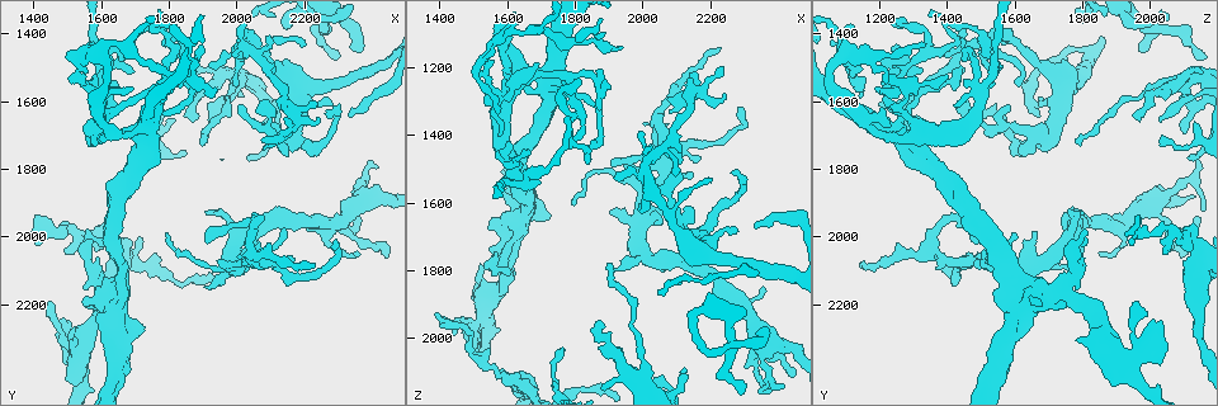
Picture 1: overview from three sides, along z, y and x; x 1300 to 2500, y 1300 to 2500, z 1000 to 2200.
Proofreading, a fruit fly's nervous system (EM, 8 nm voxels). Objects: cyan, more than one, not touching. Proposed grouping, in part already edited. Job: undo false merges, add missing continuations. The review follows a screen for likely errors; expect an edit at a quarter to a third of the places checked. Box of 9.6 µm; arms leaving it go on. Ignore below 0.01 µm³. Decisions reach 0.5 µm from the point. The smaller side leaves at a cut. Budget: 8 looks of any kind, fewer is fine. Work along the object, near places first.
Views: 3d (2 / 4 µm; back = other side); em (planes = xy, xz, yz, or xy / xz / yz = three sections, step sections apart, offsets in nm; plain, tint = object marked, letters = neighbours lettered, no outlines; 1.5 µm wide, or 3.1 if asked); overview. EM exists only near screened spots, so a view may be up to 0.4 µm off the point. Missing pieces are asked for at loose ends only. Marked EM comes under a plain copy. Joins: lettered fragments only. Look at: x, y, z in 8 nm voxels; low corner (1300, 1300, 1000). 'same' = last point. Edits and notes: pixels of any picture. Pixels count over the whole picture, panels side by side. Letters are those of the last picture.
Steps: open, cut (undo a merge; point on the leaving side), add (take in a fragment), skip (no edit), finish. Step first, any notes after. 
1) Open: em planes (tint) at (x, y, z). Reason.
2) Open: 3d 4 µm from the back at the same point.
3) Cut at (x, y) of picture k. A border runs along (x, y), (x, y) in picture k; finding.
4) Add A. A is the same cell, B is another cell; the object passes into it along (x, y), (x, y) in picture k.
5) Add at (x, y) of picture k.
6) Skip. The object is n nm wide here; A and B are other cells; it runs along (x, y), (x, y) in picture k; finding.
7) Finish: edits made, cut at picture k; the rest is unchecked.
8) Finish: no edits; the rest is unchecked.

Open: 3d 2 µm at (2270, 1380, 2000).

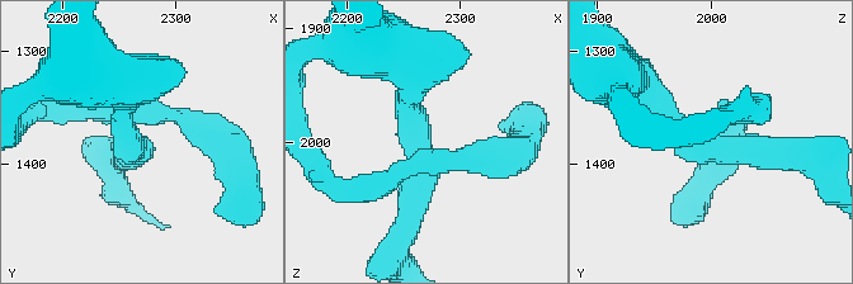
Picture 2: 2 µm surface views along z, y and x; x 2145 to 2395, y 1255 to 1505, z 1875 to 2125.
Open: em planes (letters) at (2264, 1386, 2006).

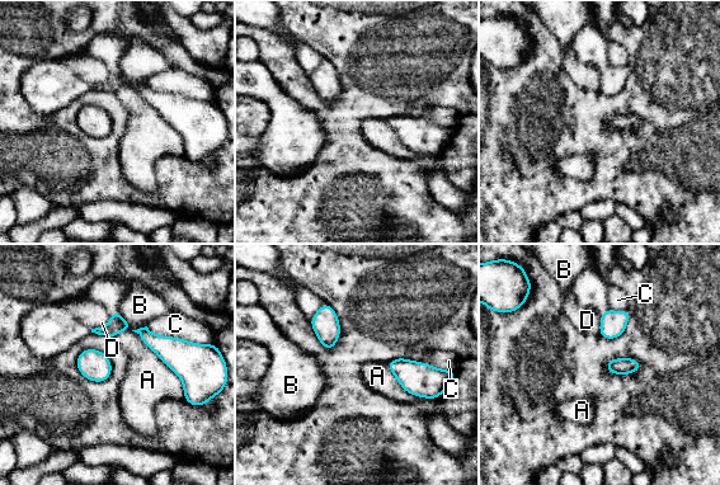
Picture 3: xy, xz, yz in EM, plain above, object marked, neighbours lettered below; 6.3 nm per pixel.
Skip. The object is 100 nm wide here; A, B, C and D are other cells; a border runs along (117, 310), (133, 329), (146, 326) in picture 3; one neuron here.

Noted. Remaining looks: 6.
Open: em planes (letters) at (2450, 2050, 2080). Tapers out.

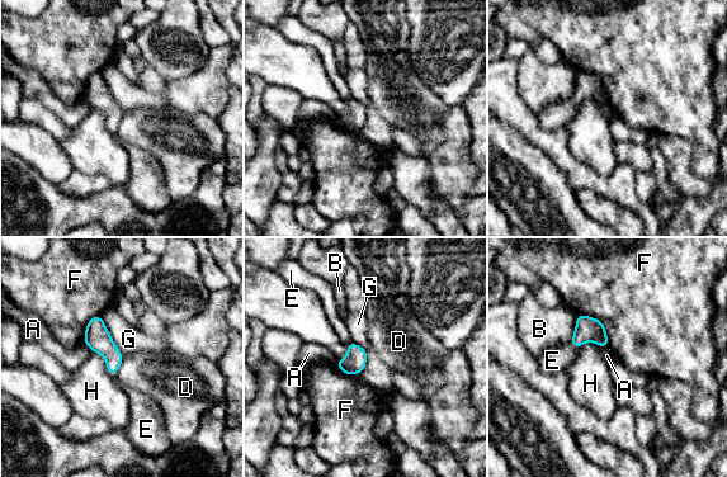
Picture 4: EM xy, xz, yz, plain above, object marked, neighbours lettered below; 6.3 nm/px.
Skip. The longest contact is with F, 320 nm; A, B, D, E, F, G and H are other cells; a border runs along (99, 315), (122, 355) in picture 4; none of them fits.

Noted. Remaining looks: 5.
Open: 3d 2 µm at (2370, 1840, 2120).

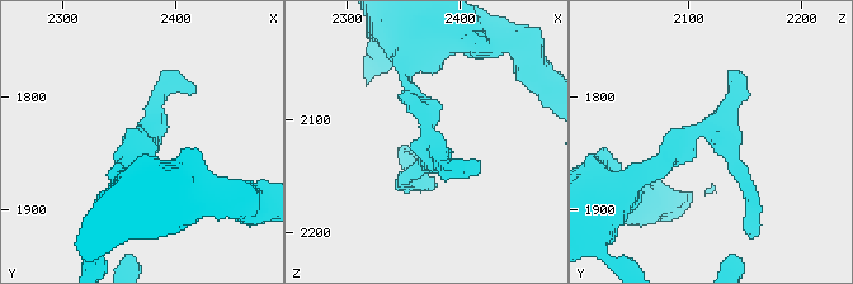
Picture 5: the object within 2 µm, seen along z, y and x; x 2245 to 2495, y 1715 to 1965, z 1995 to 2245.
Open: em xz step 4 (tint) at (2372, 1838, 2126).

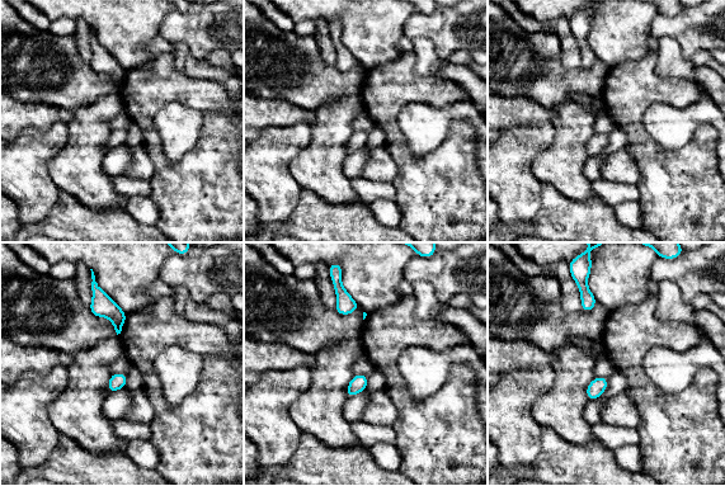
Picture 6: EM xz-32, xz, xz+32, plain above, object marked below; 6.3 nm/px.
Open: em planes (letters) at the same point.

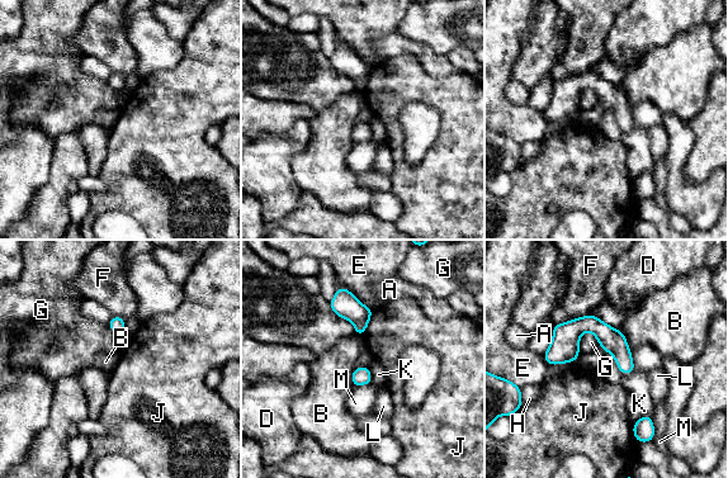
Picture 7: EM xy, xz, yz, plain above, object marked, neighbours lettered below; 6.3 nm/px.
Skip. A, B, D, E, F, G, H, J, K, L and M are other cells; continuous, no second neuron.

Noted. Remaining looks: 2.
Finish: no edits; the rest is unchecked.

